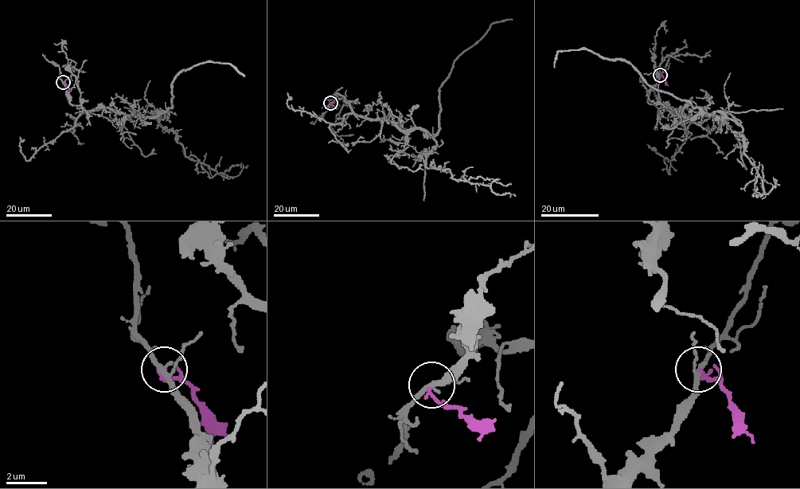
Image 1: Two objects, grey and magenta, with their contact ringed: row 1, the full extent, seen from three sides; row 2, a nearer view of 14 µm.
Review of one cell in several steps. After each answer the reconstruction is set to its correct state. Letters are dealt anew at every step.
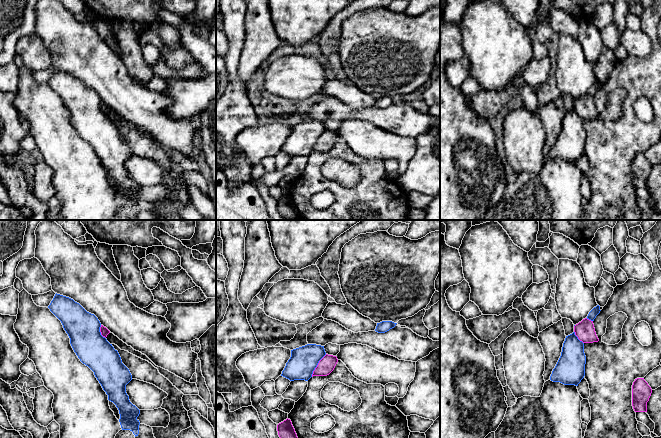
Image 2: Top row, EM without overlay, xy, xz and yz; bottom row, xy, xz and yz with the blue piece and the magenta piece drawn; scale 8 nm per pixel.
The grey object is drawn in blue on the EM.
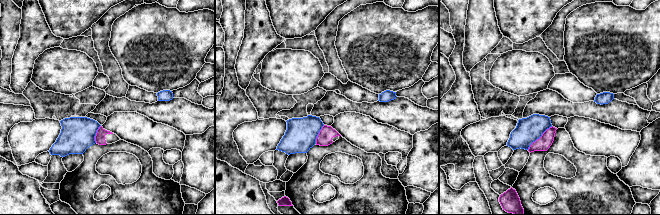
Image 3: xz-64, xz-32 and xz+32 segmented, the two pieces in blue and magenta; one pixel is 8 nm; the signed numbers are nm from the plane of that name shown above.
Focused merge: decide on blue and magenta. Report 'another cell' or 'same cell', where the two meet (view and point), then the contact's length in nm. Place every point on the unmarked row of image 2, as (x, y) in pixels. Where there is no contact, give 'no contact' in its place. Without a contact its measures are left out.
another cell | xz (317, 140) | 220 nm

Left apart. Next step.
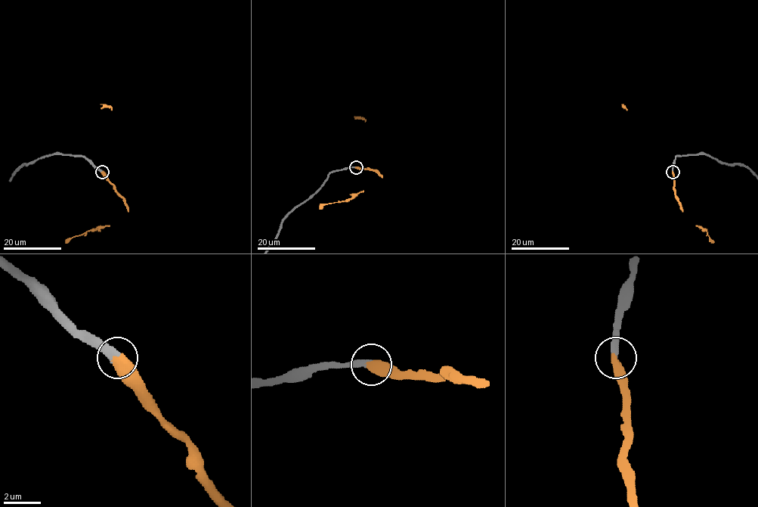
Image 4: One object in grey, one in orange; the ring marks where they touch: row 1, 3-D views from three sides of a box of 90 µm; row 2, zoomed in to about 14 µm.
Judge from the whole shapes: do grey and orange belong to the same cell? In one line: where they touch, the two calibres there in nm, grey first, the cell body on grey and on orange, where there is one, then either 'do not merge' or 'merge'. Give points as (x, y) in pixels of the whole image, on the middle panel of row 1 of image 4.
place (356, 167); calibres 320 and 550 nm; soma grey none; soma orange none; merge

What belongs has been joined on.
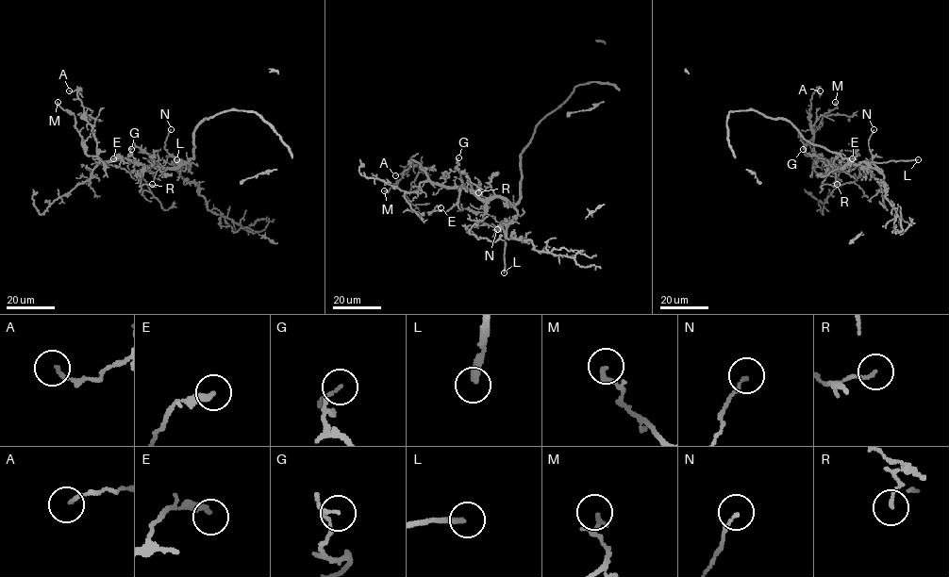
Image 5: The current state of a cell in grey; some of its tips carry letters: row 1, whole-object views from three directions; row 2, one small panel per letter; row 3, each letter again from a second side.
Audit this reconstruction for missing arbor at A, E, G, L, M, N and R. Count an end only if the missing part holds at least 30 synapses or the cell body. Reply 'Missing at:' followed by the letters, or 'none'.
Missing at: L

